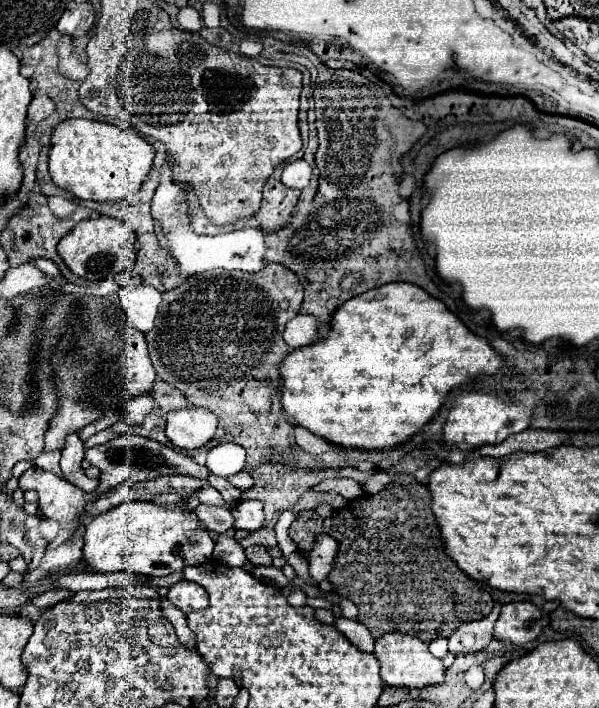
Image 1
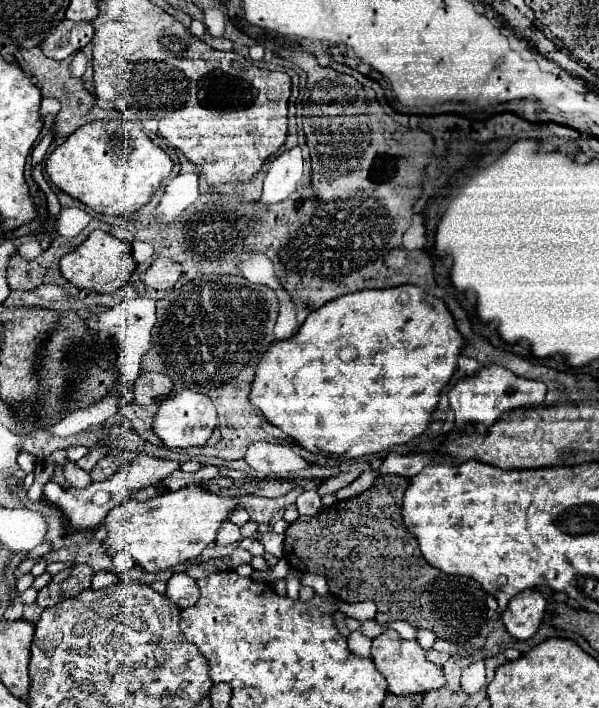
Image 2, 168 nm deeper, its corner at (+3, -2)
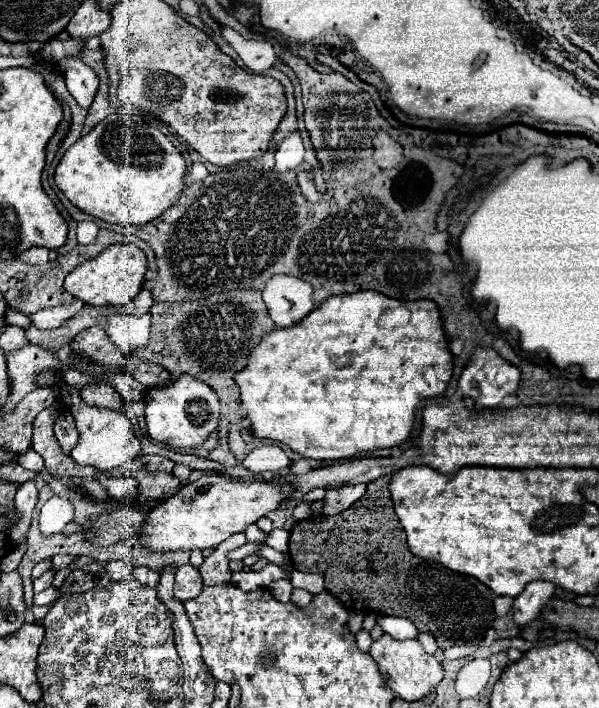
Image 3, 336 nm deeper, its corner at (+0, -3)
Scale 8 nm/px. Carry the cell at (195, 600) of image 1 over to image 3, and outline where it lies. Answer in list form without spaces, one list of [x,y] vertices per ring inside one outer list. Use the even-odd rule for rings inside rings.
[[[182,565],[176,569],[176,583],[174,583],[174,597],[180,601],[188,601],[200,595],[202,589],[202,577],[196,567]]]

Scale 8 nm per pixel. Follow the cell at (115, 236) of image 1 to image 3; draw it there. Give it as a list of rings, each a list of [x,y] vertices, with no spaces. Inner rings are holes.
[[[116,243],[116,245],[110,245],[108,249],[104,249],[98,257],[78,265],[66,277],[64,287],[70,295],[74,295],[76,299],[80,299],[92,307],[104,307],[104,305],[124,307],[140,293],[146,269],[148,269],[148,261],[146,261],[146,255],[142,249],[124,245],[124,243]]]

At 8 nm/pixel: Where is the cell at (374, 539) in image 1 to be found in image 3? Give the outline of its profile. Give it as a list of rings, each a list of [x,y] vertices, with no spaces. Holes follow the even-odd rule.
[[[380,477],[368,483],[366,493],[344,513],[340,515],[316,515],[304,521],[298,521],[290,531],[290,557],[294,561],[296,571],[322,573],[326,579],[328,593],[336,595],[346,609],[362,611],[362,613],[378,613],[378,615],[394,615],[410,619],[418,631],[430,633],[440,649],[448,649],[454,645],[476,645],[482,641],[486,631],[494,623],[494,593],[474,577],[450,571],[440,563],[420,559],[410,553],[406,543],[406,533],[394,513],[390,491],[390,477]]]

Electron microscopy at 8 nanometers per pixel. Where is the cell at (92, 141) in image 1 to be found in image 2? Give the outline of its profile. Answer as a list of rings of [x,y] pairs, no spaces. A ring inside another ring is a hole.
[[[95,120],[77,128],[45,162],[45,170],[59,190],[87,204],[97,214],[109,216],[129,216],[147,204],[171,168],[171,158],[147,134],[139,130],[121,134],[119,122],[109,120]]]

